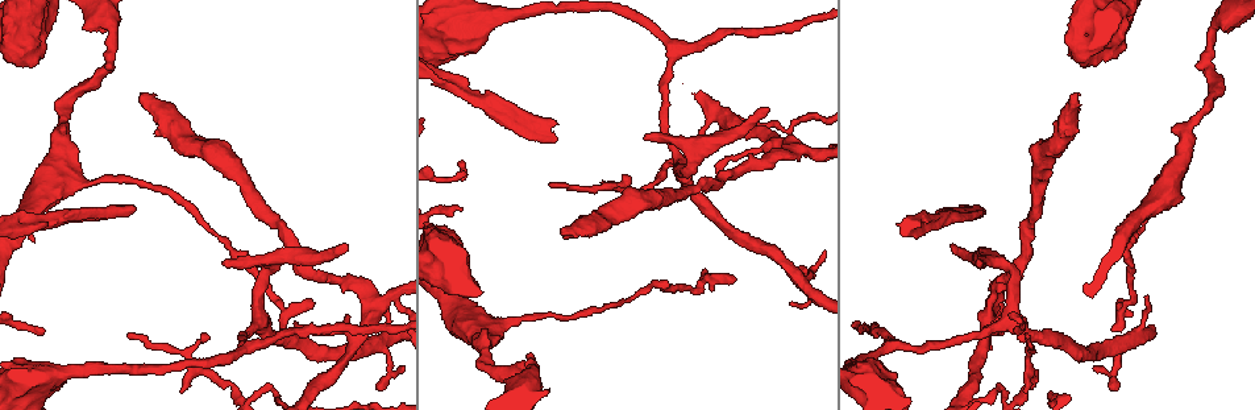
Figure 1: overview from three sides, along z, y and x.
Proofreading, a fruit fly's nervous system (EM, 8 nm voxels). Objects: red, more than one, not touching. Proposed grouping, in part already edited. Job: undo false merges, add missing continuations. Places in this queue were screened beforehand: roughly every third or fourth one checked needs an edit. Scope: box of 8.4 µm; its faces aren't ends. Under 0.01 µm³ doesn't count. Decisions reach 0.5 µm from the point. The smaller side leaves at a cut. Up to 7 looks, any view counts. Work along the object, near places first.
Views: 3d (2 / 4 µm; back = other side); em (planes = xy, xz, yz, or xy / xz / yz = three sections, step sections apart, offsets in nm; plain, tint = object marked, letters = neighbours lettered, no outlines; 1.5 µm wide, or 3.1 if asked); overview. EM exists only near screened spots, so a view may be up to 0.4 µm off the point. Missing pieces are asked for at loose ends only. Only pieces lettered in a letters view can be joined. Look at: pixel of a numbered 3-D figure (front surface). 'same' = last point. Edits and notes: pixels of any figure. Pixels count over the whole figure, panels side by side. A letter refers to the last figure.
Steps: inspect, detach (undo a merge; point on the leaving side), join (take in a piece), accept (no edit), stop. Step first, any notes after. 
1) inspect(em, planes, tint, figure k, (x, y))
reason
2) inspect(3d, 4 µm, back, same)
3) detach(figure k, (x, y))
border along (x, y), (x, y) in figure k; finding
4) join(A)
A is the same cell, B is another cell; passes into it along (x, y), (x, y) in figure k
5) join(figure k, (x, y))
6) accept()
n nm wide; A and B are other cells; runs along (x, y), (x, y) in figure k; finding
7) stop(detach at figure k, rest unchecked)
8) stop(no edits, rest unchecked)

inspect(3d, 4 µm, figure 1, (490, 323))

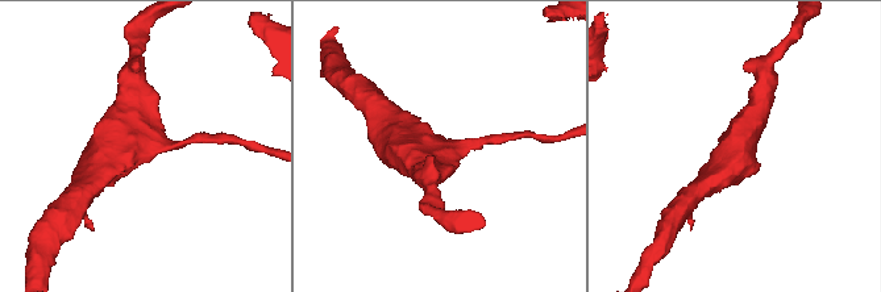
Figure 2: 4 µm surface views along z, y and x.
inspect(em, yz, step 8, tint, figure 2, (147, 141))
3 arms

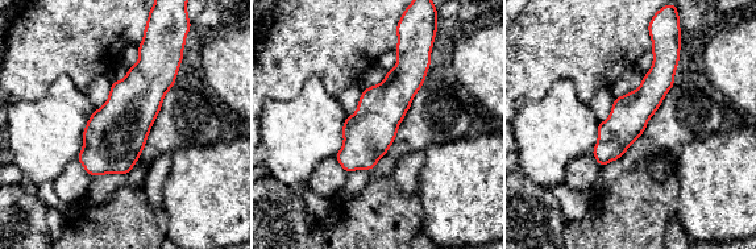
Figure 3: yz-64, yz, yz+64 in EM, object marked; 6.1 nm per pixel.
inspect(em, planes, letters, same)
cut it another way

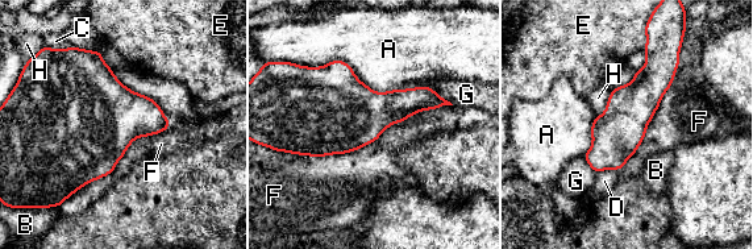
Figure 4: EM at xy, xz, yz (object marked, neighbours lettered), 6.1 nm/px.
accept()
300 nm wide; A, B, C, D, E, F, G and H are other cells; runs along (650, 52), (650, 83), (597, 167) in figure 4; one neuron here

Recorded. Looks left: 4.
inspect(em, planes, letters, figure 1, (706, 270))
thin end

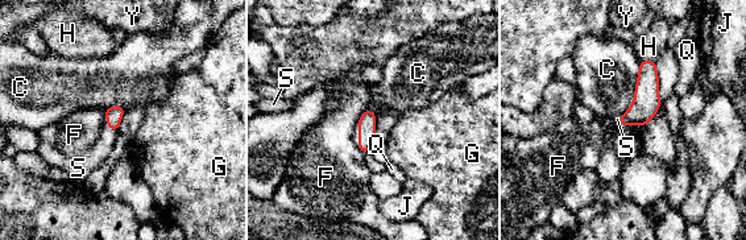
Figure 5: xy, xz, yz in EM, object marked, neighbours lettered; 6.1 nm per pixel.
join(S)
S is the same cell, C, F, G, H, J, Q and Y are other cells; passes into it along (367, 123), (359, 135), (355, 135) in figure 5; it goes on there

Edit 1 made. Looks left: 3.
inspect(3d, 2 µm, figure 1, (1001, 389))
sharp bend

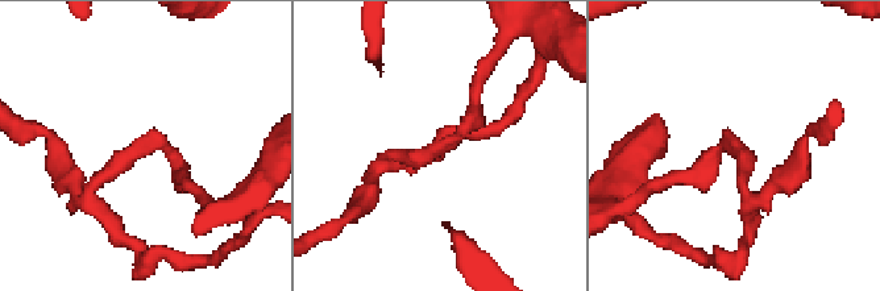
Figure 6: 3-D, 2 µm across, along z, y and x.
inspect(em, planes, letters, figure 6, (158, 140))
need the tissue

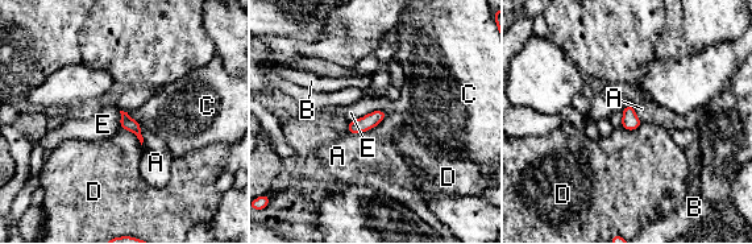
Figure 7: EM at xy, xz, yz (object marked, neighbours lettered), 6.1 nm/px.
accept()
A touches over 260 nm; A, B, C, D and E are other cells; border along (386, 114), (376, 125), (348, 133) in figure 7; one neuron here

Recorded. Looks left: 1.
stop(join at figure 5, rest unchecked)

